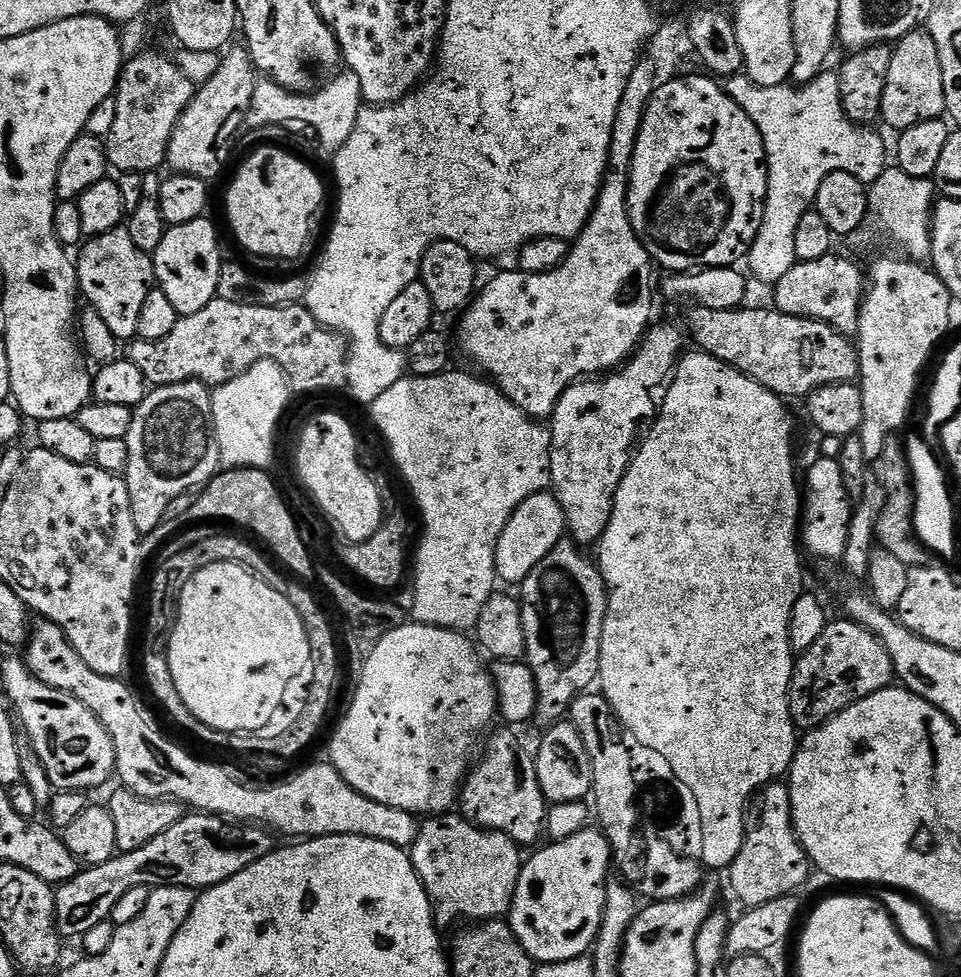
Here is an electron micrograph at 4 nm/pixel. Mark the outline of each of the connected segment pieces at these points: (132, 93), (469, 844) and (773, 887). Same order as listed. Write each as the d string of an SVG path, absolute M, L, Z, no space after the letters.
M145 50L139 56L133 56L123 65L120 73L120 82L116 85L114 99L116 101L116 113L114 114L114 127L104 140L104 148L108 152L108 163L117 173L138 172L149 174L159 164L165 163L168 154L168 143L172 137L174 126L178 118L186 110L188 103L192 101L194 85L190 78L182 72L175 59L163 56L160 52Z
M436 814L425 820L428 821L419 825L416 840L410 847L410 855L437 921L444 925L456 924L459 920L483 922L507 917L512 899L516 896L522 867L521 845L515 844L506 834L489 832L487 828L470 823L459 814Z
M773 782L761 788L752 798L748 806L744 822L744 841L742 850L738 850L738 858L734 858L732 867L727 869L726 876L732 879L732 892L744 903L745 909L757 908L763 904L774 902L783 896L799 893L800 887L808 880L810 861L800 841L796 839L796 827L792 824L792 803L787 783Z

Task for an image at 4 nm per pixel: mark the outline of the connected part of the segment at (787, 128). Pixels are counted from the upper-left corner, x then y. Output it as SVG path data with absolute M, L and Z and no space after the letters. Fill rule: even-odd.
M824 70L808 84L793 86L791 83L778 86L758 86L747 75L731 77L727 81L726 91L742 110L758 126L762 134L764 158L768 165L768 196L764 199L764 221L758 230L756 240L748 250L747 271L757 276L762 283L774 286L796 264L794 254L794 233L798 230L798 218L806 214L815 205L818 186L830 174L845 172L854 174L866 186L875 182L890 164L890 152L884 149L884 140L872 128L856 124L844 113L839 92L839 78L835 71Z

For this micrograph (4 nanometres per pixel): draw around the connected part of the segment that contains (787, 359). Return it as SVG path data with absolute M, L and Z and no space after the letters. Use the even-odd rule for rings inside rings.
M741 306L730 310L689 307L686 332L691 343L693 340L696 343L693 345L699 351L709 352L714 358L734 366L734 370L754 378L754 382L766 386L766 390L781 398L789 398L788 396L806 398L815 388L846 384L857 379L860 370L858 348L845 333L835 332L830 325L822 323L821 320L810 320L807 316L787 316L784 312L777 312L771 307L768 307L769 309L748 307Z

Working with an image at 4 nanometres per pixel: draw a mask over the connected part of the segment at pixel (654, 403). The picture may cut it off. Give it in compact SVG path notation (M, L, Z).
M653 323L644 333L644 339L640 341L636 351L632 353L627 362L599 378L585 378L572 384L564 391L560 401L556 403L556 408L550 417L552 434L552 449L550 450L552 482L550 488L564 511L567 535L577 545L592 544L592 546L596 546L600 543L602 534L610 522L618 486L634 459L634 449L637 447L638 437L641 435L640 423L643 420L655 421L658 415L658 397L665 385L669 383L678 363L678 357L685 351L686 336L681 329L680 332L672 324Z

